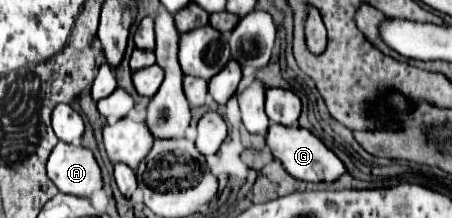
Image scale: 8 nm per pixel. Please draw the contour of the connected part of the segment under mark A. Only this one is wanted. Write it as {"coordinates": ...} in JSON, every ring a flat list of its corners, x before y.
{"coordinates":[[57,144,49,156,49,162,47,162,47,176,59,188,59,192,73,194,73,196,85,196,87,198,93,190,99,190,103,186,101,170,99,170,91,150,87,150,83,146,73,148,71,144]]}

